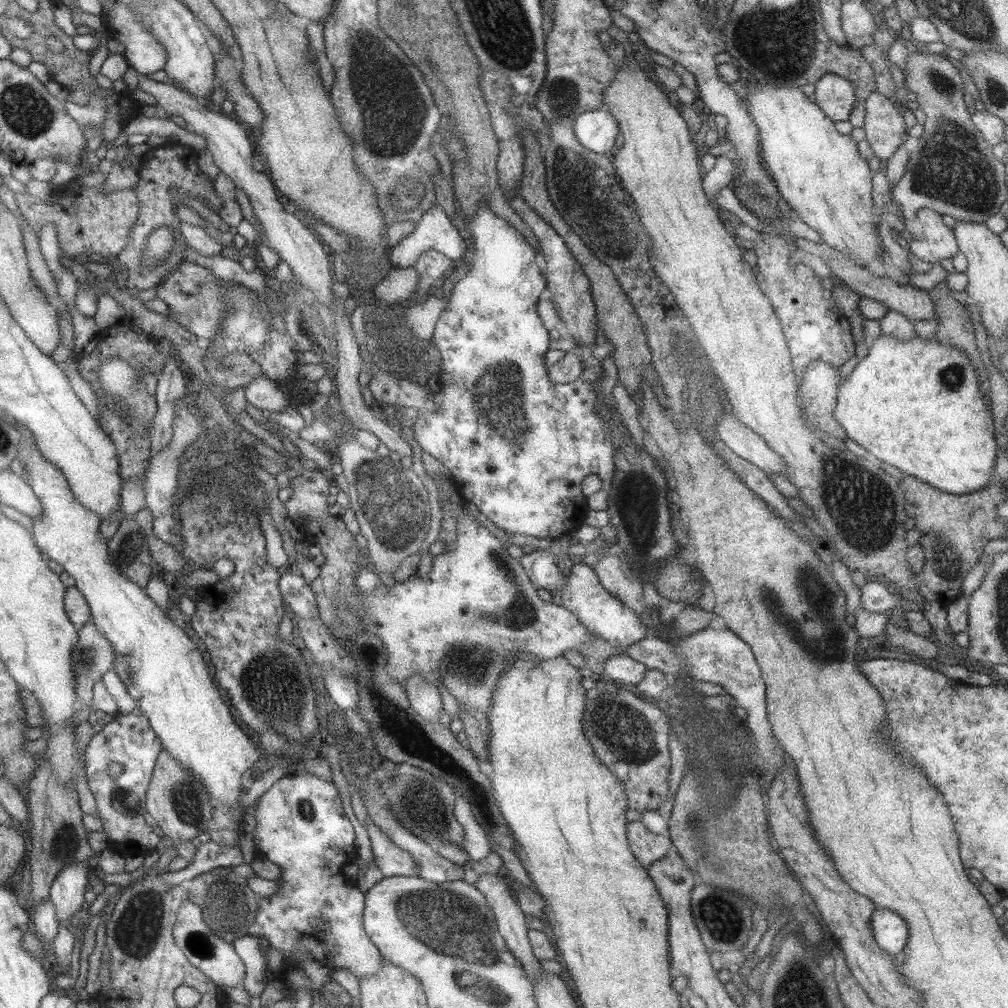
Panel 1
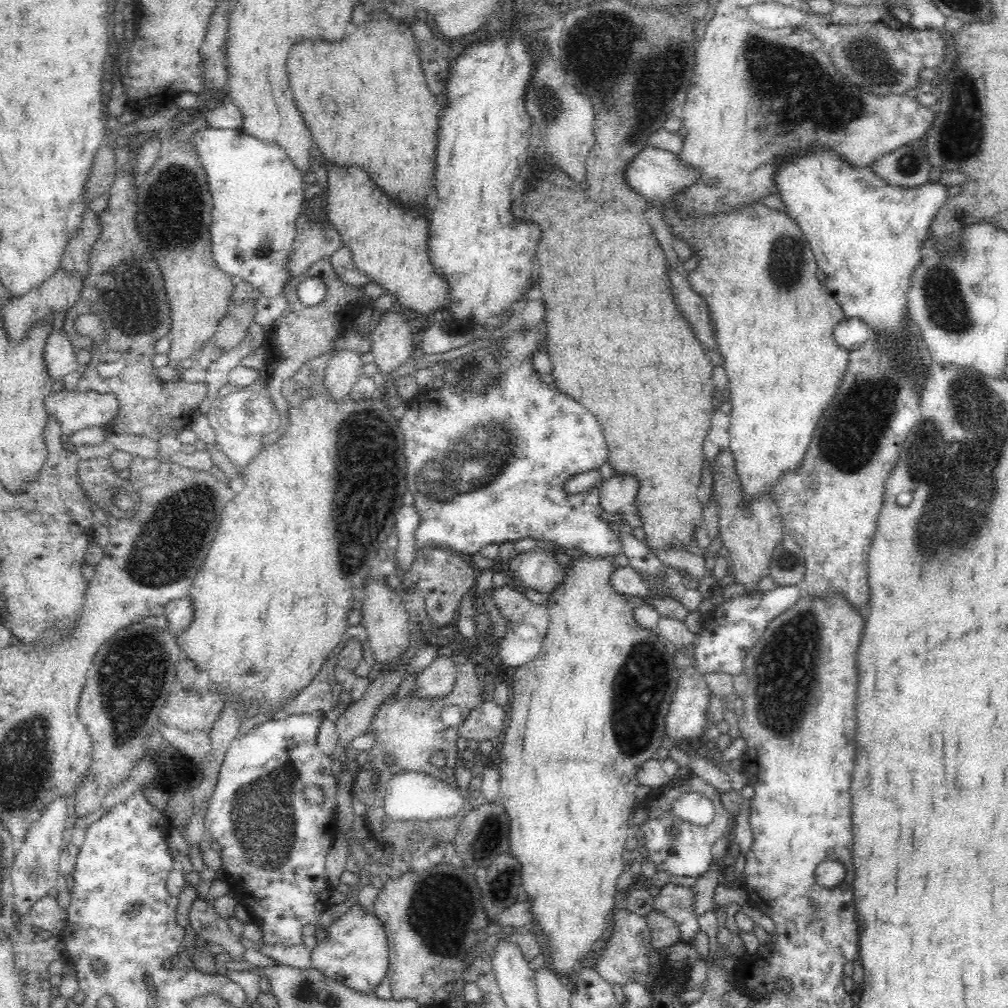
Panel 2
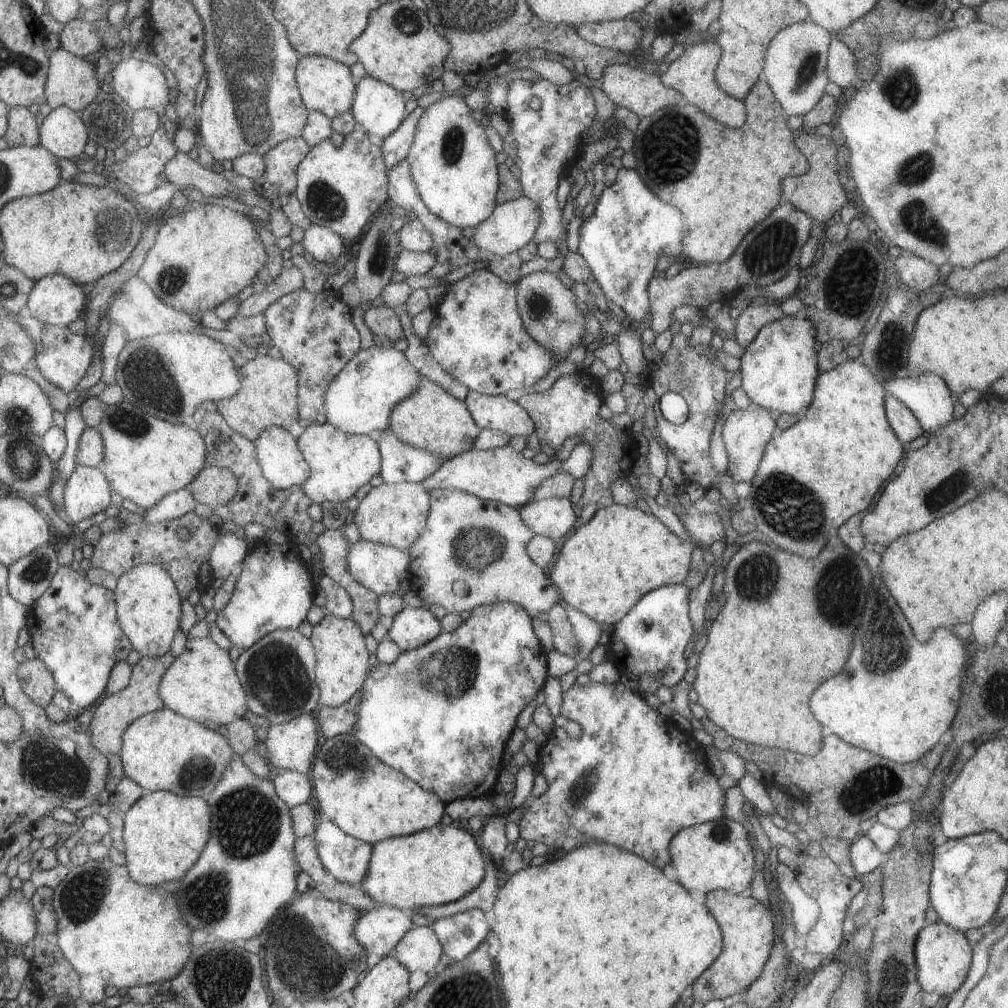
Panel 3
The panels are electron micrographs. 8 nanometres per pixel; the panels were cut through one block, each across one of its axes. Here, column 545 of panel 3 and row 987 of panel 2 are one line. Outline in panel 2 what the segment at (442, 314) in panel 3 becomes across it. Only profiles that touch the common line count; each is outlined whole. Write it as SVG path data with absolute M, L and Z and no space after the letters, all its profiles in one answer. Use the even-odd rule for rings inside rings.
M356 904L326 929L328 939L312 950L313 968L353 990L373 993L388 970L388 943L381 922Z

